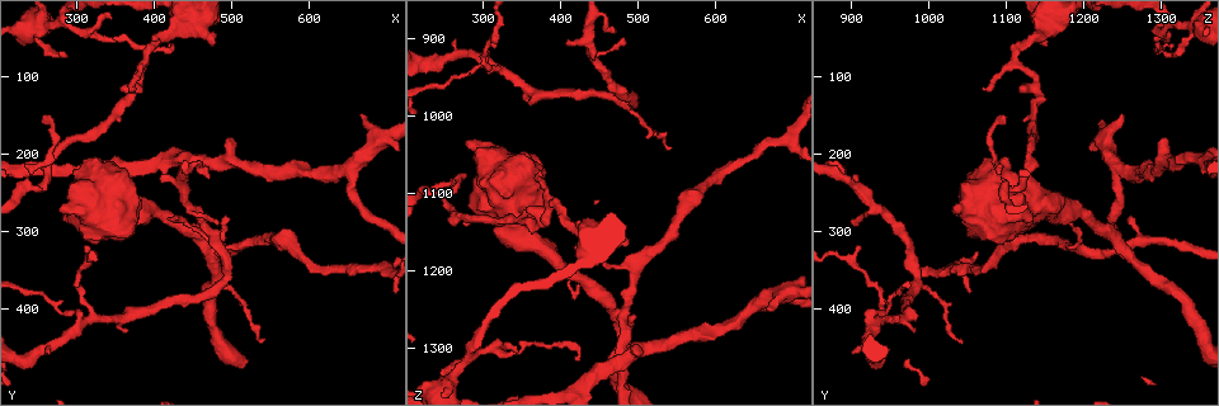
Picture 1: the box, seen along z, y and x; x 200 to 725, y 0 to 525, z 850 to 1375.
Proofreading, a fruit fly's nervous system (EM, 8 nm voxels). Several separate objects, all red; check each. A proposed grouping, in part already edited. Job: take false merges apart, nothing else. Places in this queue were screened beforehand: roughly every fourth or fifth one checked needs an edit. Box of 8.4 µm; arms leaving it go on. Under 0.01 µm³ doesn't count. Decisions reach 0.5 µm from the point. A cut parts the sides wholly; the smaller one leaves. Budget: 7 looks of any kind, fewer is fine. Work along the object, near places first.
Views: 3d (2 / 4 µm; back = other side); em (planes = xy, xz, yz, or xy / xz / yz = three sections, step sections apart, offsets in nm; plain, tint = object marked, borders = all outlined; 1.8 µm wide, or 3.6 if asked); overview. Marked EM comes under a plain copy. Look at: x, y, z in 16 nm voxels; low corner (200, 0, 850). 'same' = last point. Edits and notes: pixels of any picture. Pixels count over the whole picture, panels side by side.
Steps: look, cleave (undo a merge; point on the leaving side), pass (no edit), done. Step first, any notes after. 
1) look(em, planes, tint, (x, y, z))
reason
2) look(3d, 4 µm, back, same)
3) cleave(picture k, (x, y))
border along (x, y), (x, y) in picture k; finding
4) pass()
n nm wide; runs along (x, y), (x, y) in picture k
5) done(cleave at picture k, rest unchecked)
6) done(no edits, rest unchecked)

look(em, planes, borders, (480, 325, 1255))
four or more arms meet

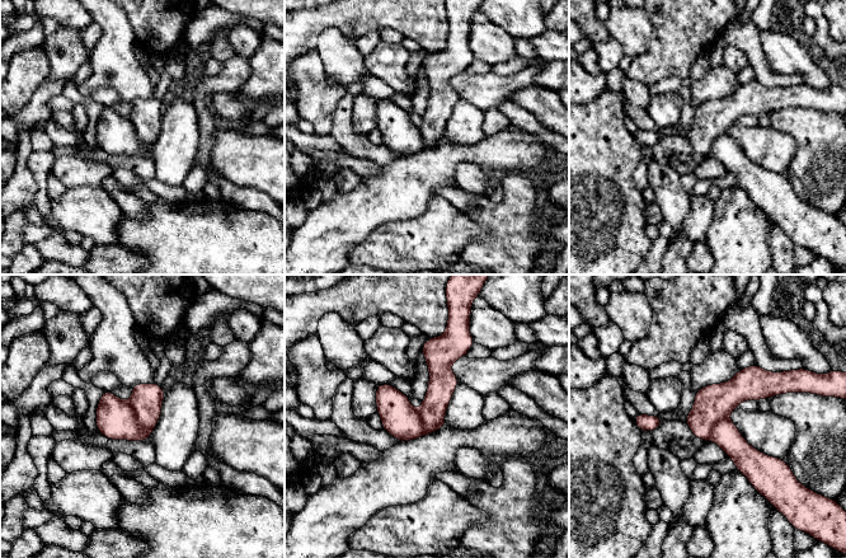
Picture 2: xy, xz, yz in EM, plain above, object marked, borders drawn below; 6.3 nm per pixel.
cleave(picture 2, (146, 401))
two neurons meet here

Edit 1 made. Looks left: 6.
look(em, planes, tint, (380, 105, 1140))
a fork

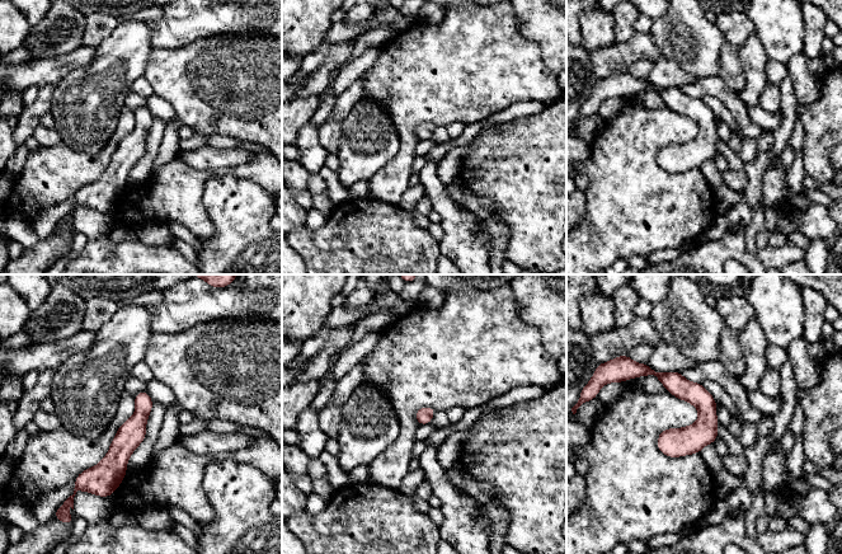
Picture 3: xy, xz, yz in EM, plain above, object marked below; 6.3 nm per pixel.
pass()
110 nm wide; one neuron here

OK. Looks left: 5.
look(em, xz, step 8, tint, (480, 370, 980))
sharp bend

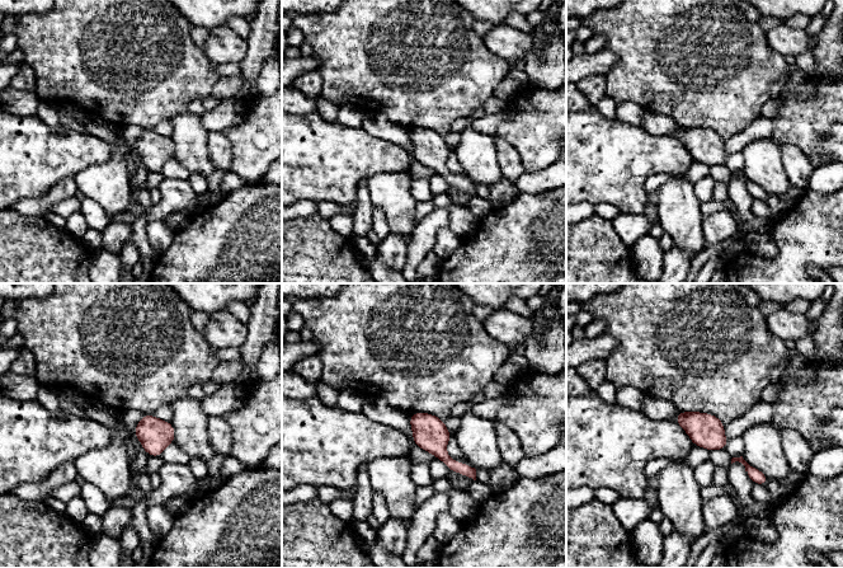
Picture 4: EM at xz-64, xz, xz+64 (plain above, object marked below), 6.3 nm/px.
look(em, planes, borders, same)
cut it another way

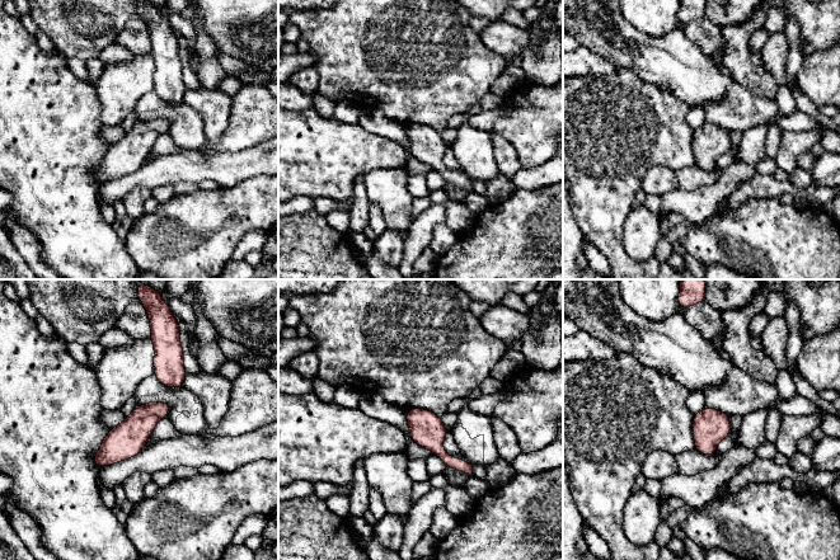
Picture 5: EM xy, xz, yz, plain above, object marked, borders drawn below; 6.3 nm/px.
pass()
runs along (167, 406), (153, 412), (101, 464) in picture 5; one neuron here

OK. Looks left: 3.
done(cleave at picture 2, rest unchecked)

